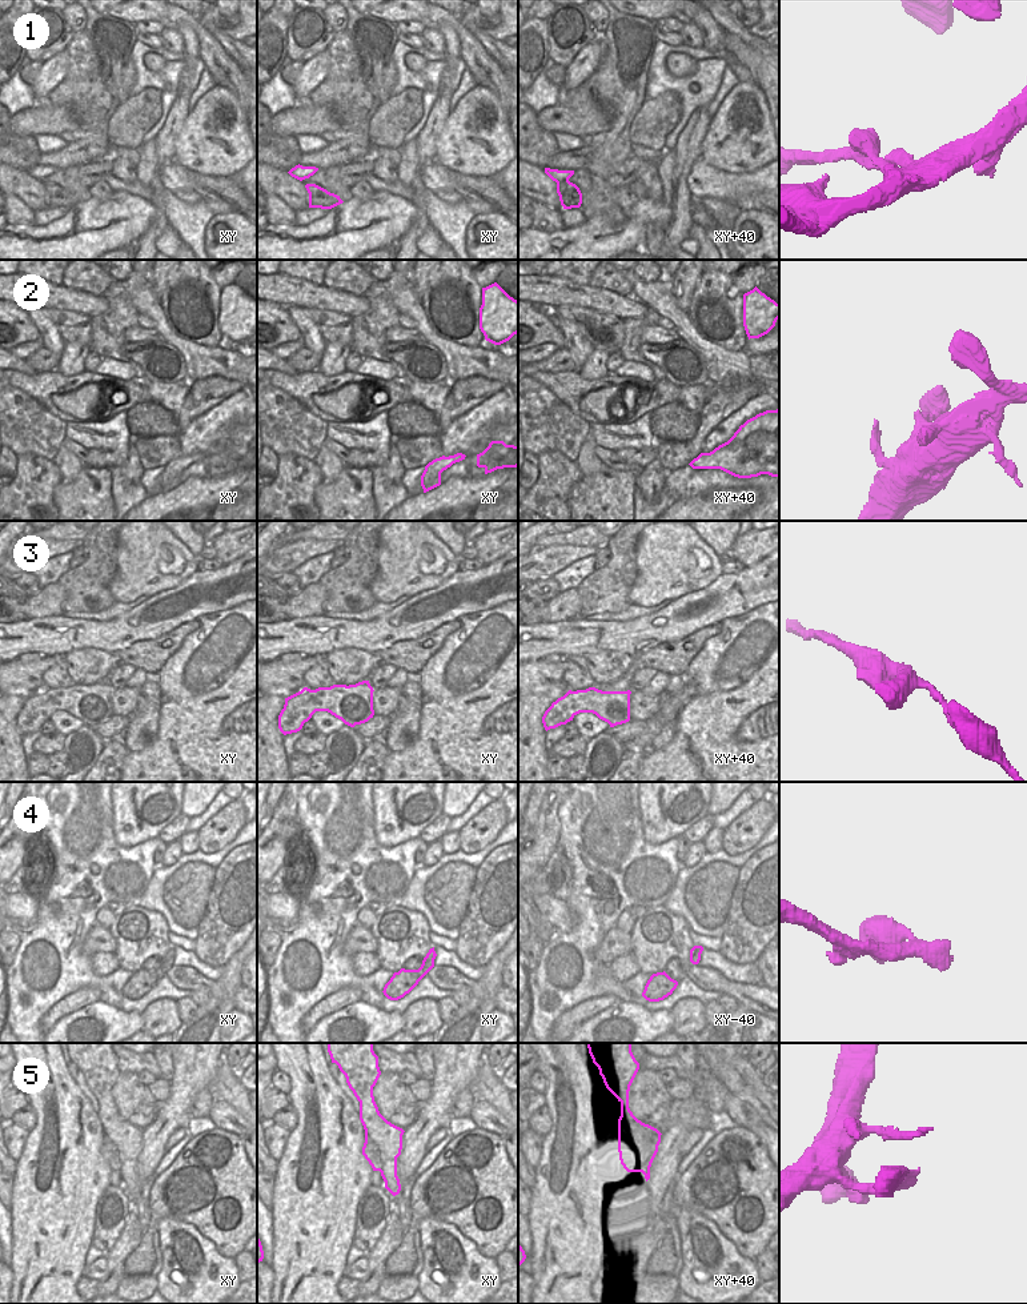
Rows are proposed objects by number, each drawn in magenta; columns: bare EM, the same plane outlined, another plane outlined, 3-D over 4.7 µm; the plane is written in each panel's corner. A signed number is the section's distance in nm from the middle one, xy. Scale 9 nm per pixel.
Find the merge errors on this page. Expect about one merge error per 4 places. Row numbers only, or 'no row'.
no row

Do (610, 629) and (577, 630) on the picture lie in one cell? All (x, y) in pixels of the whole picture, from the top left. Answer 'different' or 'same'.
same

